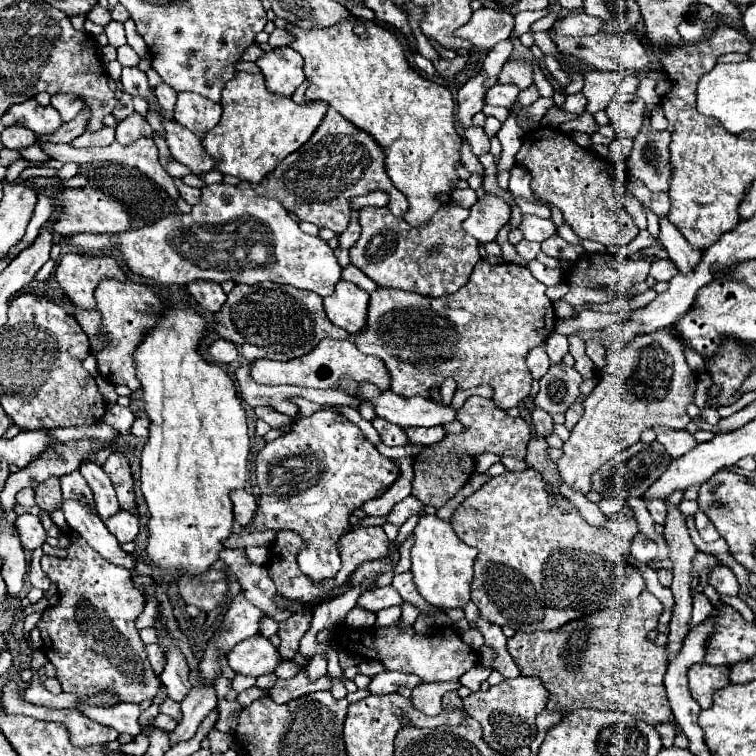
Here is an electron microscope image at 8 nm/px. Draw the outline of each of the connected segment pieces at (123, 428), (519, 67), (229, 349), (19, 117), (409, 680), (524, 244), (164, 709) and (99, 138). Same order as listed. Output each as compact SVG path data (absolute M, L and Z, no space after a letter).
M108 405L106 415L104 415L104 423L108 423L114 429L118 429L120 435L126 435L126 433L130 433L130 427L134 423L134 413L128 407Z
M506 61L500 71L500 83L514 83L520 89L534 85L534 69L530 61Z
M218 339L210 345L210 357L220 365L230 365L238 357L238 347L226 339Z
M30 99L30 105L14 105L8 109L8 113L2 117L4 125L14 125L14 123L26 123L26 127L30 127L36 135L50 135L54 131L58 131L64 121L60 117L60 113L48 105L42 107L38 105L36 99Z
M382 671L378 673L376 677L372 677L372 683L368 685L368 689L374 693L374 695L384 695L384 693L396 693L398 689L406 687L406 689L414 689L418 687L420 681L416 675L410 675L410 673L400 673L400 671Z
M520 241L520 243L516 245L516 251L518 251L518 255L520 255L522 259L532 261L532 259L536 259L536 255L538 255L538 251L540 251L540 245L538 245L538 243L532 243L532 241Z
M166 697L162 703L160 703L160 713L164 713L164 715L170 715L174 721L180 721L180 719L182 719L180 703L176 703L176 701L168 699L168 697Z
M102 127L100 131L86 131L72 141L72 147L106 147L114 141L114 127Z

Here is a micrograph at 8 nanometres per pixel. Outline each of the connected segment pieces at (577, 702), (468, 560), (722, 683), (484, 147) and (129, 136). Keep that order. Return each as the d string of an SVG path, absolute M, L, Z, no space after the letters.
M642 591L640 599L630 603L626 613L598 611L588 615L588 619L570 621L564 627L548 633L516 631L516 635L508 639L508 651L524 677L536 675L542 679L544 687L550 693L546 703L548 709L562 709L564 713L580 707L600 711L626 711L636 719L646 721L648 725L658 725L670 719L670 703L666 699L666 689L662 683L668 667L668 651L666 647L656 647L654 643L650 643L648 633L656 627L662 609L662 603L650 591Z
M422 515L414 529L412 545L412 575L420 595L438 609L464 607L470 601L470 583L474 571L474 559L478 555L476 547L470 547L458 539L450 521L436 515Z
M696 663L688 671L688 687L690 695L694 701L702 707L708 709L712 707L712 693L716 689L722 689L730 685L728 679L728 667L716 667L716 665L706 665L706 663Z
M470 127L470 129L466 131L466 139L468 139L468 143L470 143L470 147L472 147L472 153L474 153L476 157L488 153L488 149L490 149L490 137L484 133L482 127Z
M132 113L122 123L118 123L118 127L116 127L116 141L128 145L128 143L136 141L138 137L150 137L152 133L154 131L150 129L148 121L140 113Z

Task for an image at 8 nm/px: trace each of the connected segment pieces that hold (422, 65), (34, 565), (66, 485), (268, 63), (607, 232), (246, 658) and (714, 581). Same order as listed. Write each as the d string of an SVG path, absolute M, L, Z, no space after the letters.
M420 53L418 55L414 55L414 63L418 65L418 69L420 71L424 71L428 77L436 77L438 75L438 71L432 67L432 61L428 61L426 57L422 57Z
M36 549L36 551L32 553L32 561L30 561L28 577L30 577L30 583L32 583L34 587L38 587L38 589L42 589L42 591L48 591L48 587L50 587L50 579L48 579L48 575L46 575L46 573L42 571L42 567L40 567L40 559L42 559L42 555L44 555L42 549Z
M70 473L70 475L64 475L60 477L60 483L62 483L62 493L64 493L64 499L86 499L92 507L92 511L96 513L96 507L94 507L94 493L90 491L86 479L78 473Z
M280 47L256 59L266 77L266 87L278 95L292 95L304 83L304 59L292 47Z
M538 127L538 129L530 131L530 133L524 135L522 147L516 153L516 163L522 165L532 175L532 191L536 195L540 195L542 199L554 203L562 211L564 221L572 227L572 231L580 239L598 241L606 247L608 245L628 245L638 235L638 227L634 225L632 217L628 215L624 205L620 205L620 201L614 195L614 179L612 179L612 175L606 167L610 163L594 157L589 150L586 151L585 148L576 145L572 137L556 130L558 129Z
M254 635L244 639L242 643L236 643L236 647L230 649L228 665L234 673L260 677L266 673L274 673L276 665L280 663L280 653L270 641L262 635Z
M718 565L710 571L708 575L708 583L718 591L718 593L726 593L726 595L738 595L738 581L736 581L736 575L732 573L730 567L726 565Z

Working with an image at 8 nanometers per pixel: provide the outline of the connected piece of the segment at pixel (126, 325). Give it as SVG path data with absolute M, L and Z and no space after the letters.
M104 279L96 293L96 303L98 303L98 311L102 315L102 333L106 335L106 345L102 347L102 351L96 353L98 359L98 369L102 373L102 377L112 383L112 385L126 385L132 391L140 389L140 381L136 379L136 367L134 367L134 351L138 347L138 343L144 339L146 329L154 327L158 323L158 315L162 313L164 301L160 299L160 295L140 283L132 283L132 281L116 281L116 279Z

